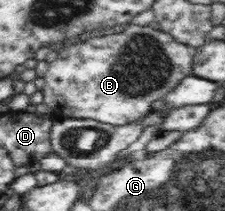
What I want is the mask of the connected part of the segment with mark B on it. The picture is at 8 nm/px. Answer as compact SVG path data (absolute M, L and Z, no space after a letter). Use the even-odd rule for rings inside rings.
M130 23L121 33L98 35L62 48L45 73L45 105L58 117L95 119L122 127L144 121L156 109L154 105L178 88L180 81L192 75L194 51L178 43L171 35L150 26Z

